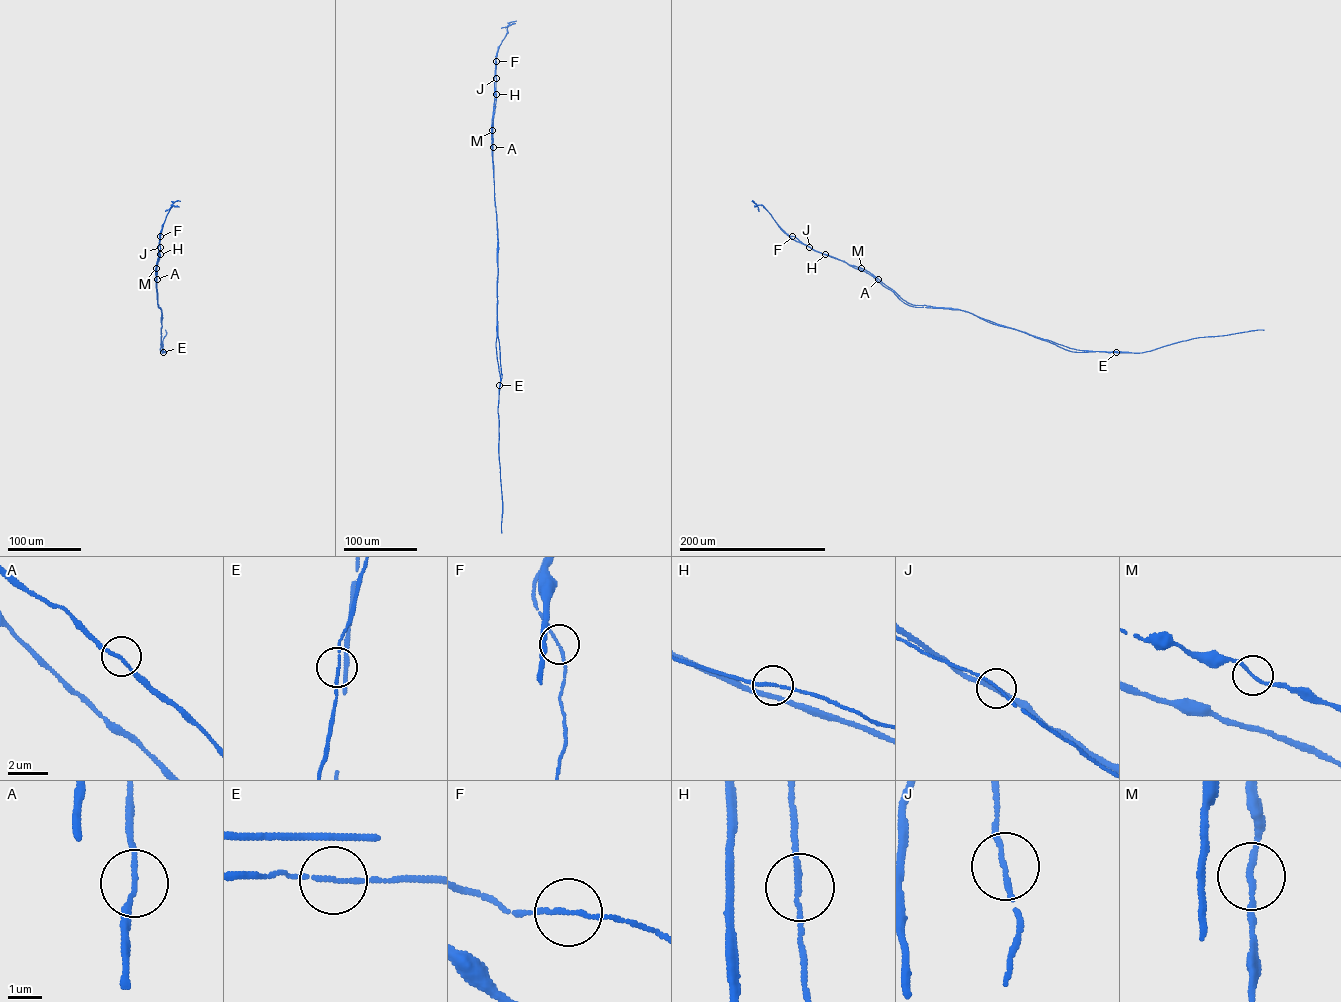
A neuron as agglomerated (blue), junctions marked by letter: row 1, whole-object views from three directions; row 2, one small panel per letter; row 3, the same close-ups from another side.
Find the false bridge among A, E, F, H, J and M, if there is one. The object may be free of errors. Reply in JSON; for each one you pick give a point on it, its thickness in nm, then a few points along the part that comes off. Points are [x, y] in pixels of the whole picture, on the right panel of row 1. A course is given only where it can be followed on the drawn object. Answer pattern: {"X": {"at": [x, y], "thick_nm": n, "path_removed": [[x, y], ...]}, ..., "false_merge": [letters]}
{"false_merge": []}

